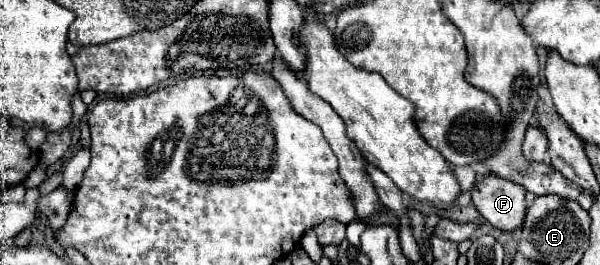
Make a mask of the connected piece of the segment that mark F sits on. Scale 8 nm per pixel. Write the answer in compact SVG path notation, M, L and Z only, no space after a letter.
M485 175L473 189L473 205L493 227L501 231L519 231L527 213L525 189L513 181Z

